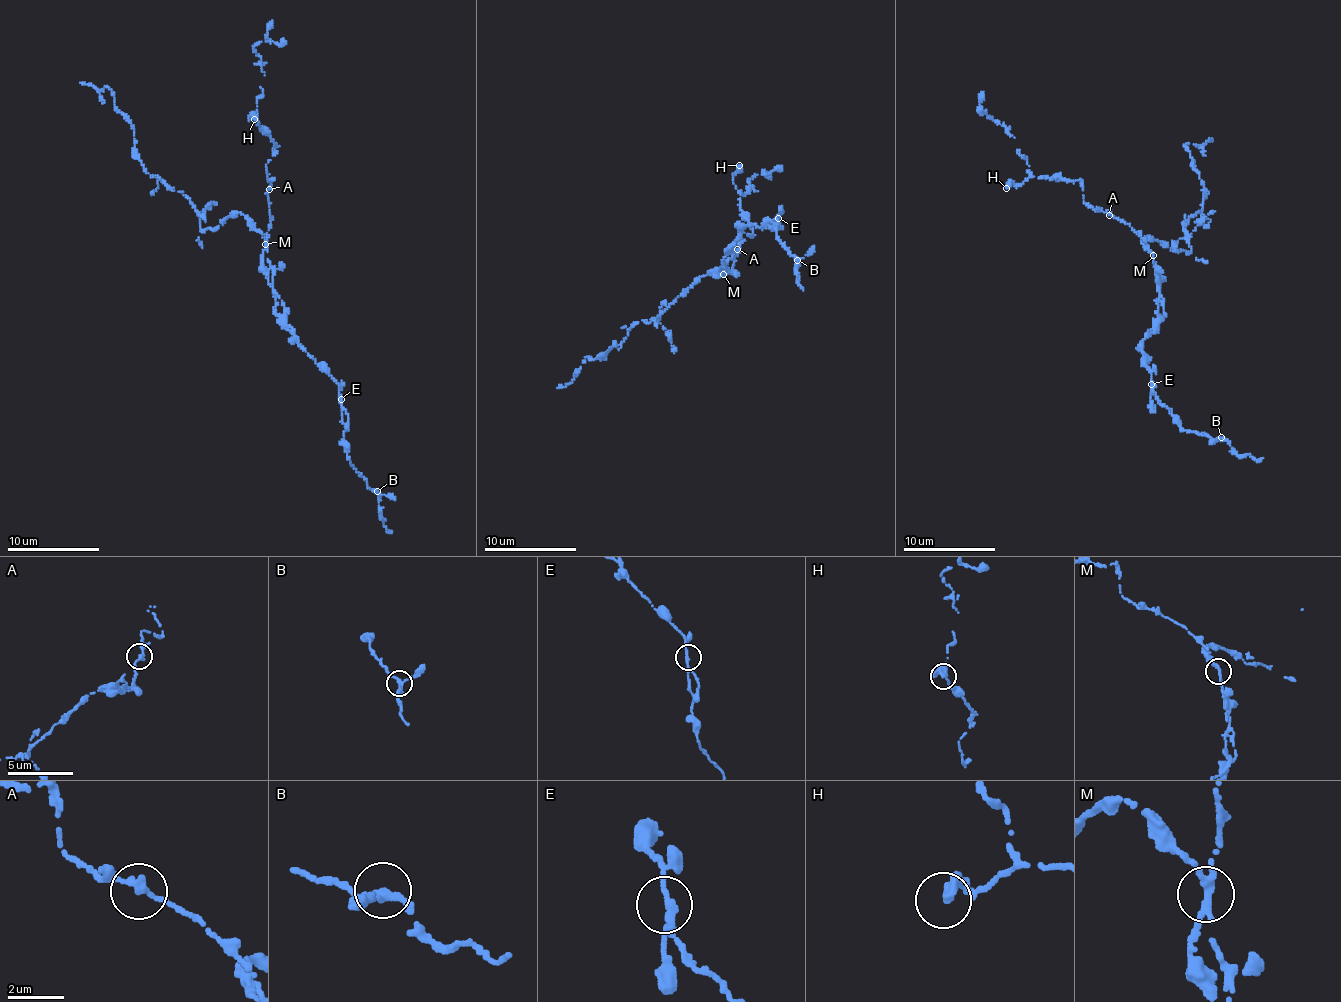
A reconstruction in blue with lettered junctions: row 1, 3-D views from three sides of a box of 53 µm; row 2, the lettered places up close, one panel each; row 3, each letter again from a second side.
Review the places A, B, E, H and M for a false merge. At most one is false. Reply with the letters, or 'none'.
none

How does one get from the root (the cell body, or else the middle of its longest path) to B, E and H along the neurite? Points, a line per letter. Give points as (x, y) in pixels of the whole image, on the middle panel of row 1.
B: (719, 273), (742, 228), (778, 223), (777, 216), (778, 241), (797, 260)
E: (719, 273), (717, 267), (733, 257), (731, 249), (742, 228), (778, 223), (778, 218)
H: (719, 273), (732, 271), (739, 231), (753, 233), (733, 183), (739, 165)

